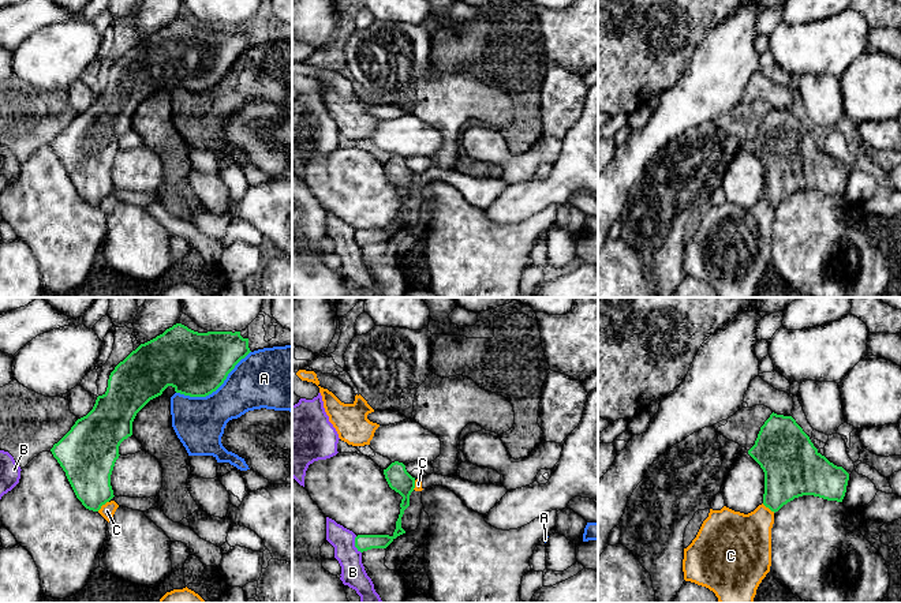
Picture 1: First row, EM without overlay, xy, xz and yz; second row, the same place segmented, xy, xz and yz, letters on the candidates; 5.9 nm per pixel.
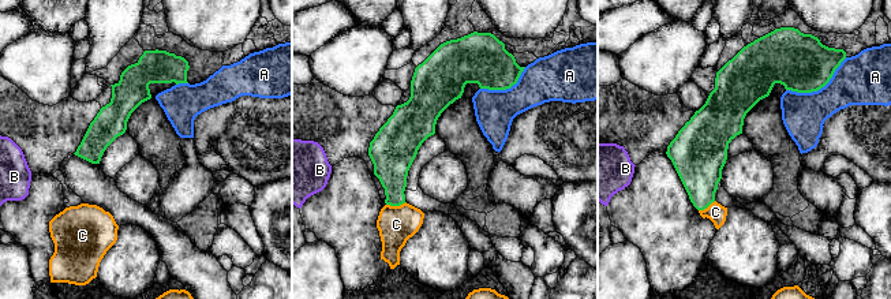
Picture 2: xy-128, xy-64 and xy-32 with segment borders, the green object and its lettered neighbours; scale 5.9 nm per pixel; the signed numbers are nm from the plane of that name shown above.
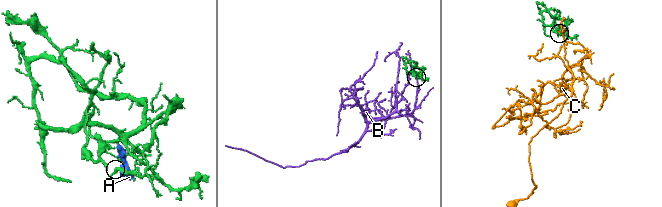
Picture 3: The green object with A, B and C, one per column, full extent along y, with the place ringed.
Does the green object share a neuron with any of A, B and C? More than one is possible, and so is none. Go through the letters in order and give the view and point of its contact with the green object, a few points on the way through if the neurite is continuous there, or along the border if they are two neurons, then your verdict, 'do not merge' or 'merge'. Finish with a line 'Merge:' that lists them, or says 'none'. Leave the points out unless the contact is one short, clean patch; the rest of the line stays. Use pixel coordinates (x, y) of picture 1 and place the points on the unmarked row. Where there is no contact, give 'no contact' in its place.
A: meets green in xy at (215, 85); do not merge
B: meets green in xz at (355, 239); border along xz (355, 231), (355, 242), (361, 247); do not merge
C: meets green in xy at (103, 198); border along xy (108, 195), (97, 205); do not merge
Merge: none

